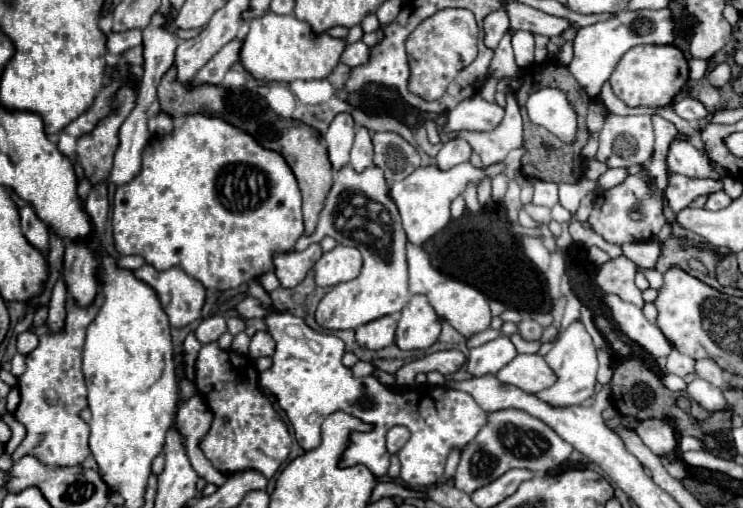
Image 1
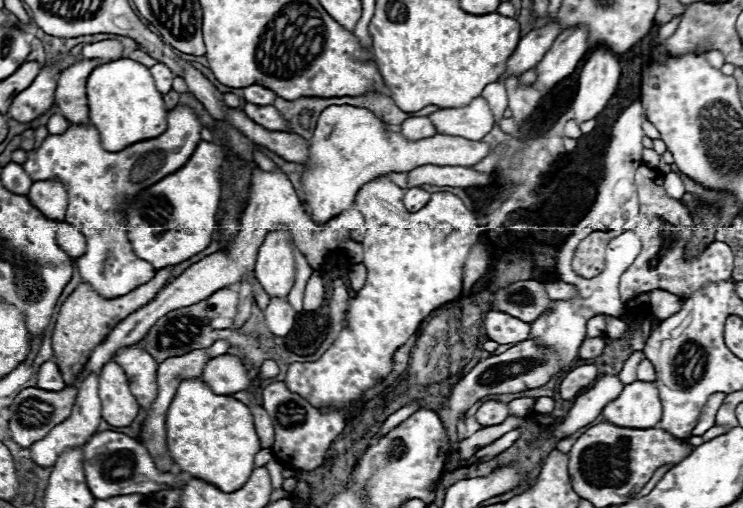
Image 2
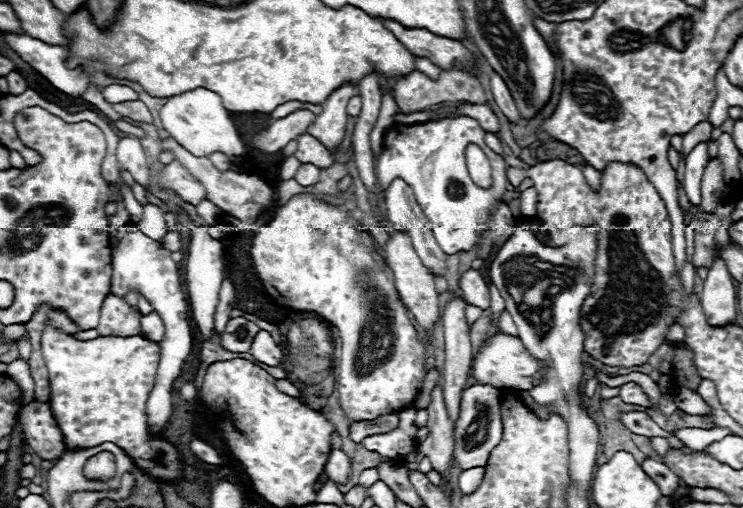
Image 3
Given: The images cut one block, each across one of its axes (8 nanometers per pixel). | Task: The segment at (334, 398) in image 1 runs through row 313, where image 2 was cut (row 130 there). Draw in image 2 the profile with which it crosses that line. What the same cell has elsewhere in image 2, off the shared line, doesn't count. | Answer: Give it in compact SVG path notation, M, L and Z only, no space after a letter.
M246 102L244 104L244 112L260 126L264 126L266 130L274 130L274 132L290 132L288 130L288 124L286 120L280 116L280 112L274 108L274 106L256 106L256 104L250 104Z

